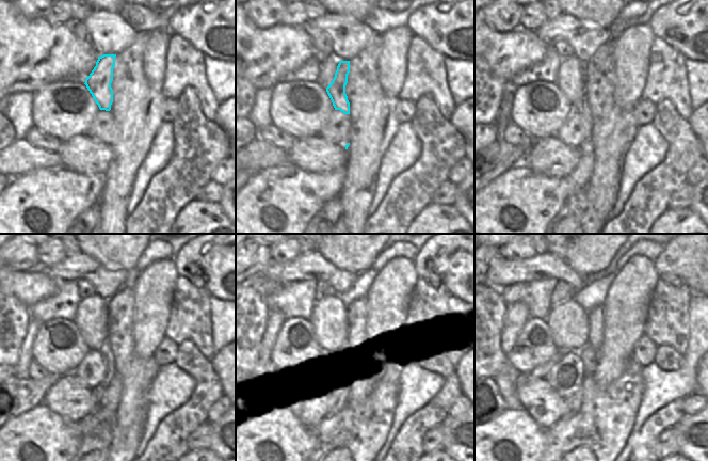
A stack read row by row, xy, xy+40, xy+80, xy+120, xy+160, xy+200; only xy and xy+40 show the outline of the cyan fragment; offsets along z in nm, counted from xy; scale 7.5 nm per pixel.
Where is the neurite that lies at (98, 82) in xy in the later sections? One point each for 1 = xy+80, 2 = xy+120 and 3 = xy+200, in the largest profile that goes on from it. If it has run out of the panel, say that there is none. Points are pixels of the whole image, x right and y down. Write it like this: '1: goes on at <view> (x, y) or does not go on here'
1: goes on at xy+80 (581, 106)
2: goes on at xy+120 (106, 350)
3: goes on at xy+200 (573, 403)

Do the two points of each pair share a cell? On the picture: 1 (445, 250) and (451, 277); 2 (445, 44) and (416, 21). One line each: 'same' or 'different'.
1: same
2: same

